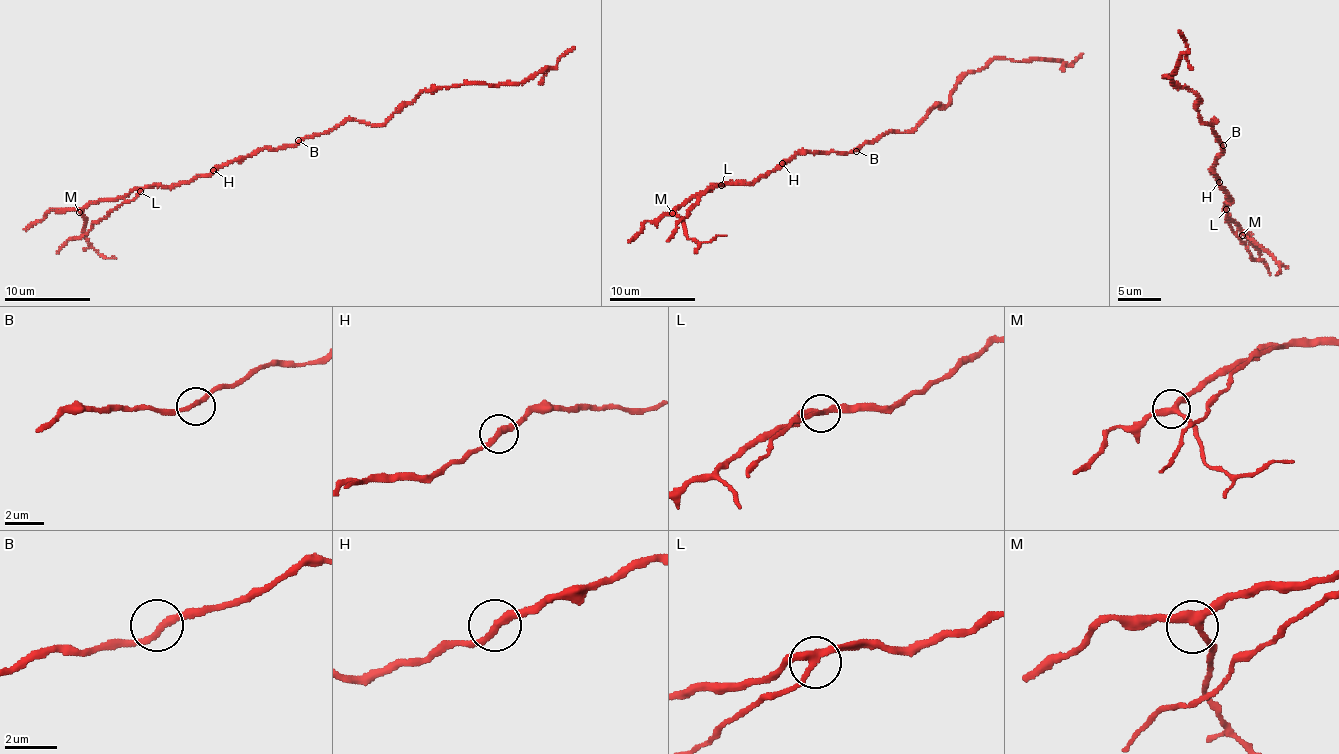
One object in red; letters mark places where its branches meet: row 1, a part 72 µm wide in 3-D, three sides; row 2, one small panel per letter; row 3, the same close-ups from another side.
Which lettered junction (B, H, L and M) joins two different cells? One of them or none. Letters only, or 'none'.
L

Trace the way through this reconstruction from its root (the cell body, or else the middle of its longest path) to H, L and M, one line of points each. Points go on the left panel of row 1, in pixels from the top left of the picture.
H: (301, 142), (277, 149), (258, 148), (213, 170)
L: (301, 142), (277, 149), (258, 148), (208, 174), (175, 186), (147, 185), (140, 192)
M: (301, 142), (277, 149), (258, 148), (189, 181), (175, 186), (135, 187), (122, 196), (99, 199), (79, 212)

